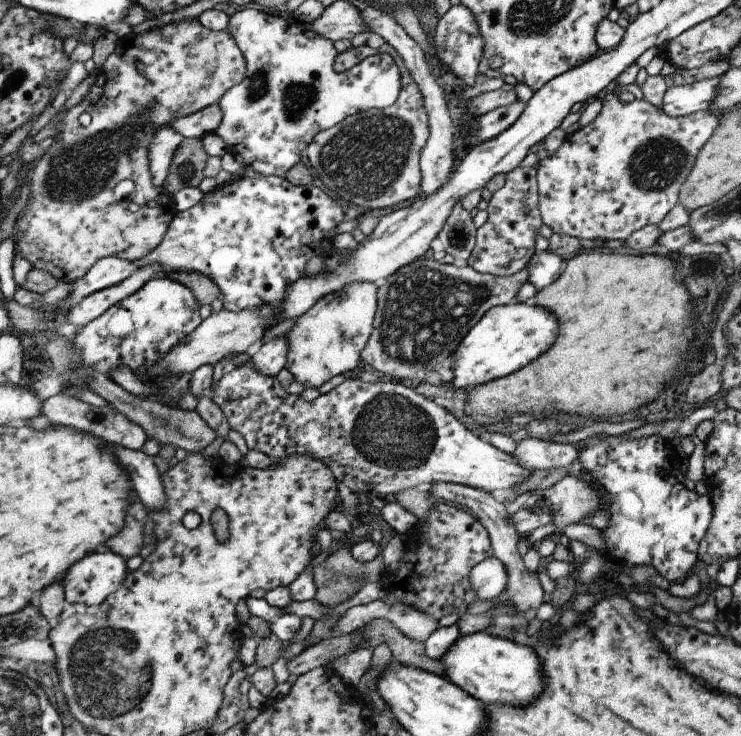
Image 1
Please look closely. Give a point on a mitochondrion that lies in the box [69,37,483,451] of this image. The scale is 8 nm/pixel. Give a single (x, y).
(367, 157)

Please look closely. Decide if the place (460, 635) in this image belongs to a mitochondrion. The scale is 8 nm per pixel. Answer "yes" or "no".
no

